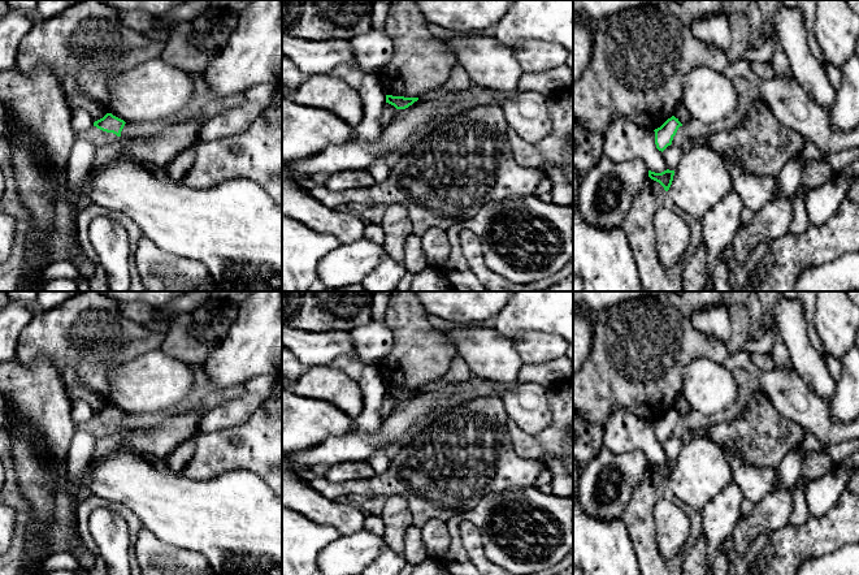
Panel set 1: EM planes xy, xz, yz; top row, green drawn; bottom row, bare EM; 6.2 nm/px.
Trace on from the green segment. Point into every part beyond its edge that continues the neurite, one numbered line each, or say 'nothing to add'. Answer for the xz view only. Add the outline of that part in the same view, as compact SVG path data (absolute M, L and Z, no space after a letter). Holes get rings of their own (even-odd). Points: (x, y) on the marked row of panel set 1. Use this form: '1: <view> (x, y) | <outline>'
nothing to add

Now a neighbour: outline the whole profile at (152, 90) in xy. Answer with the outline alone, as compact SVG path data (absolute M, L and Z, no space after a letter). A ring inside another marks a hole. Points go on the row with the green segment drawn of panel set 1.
M159 57L109 79L107 113L125 122L169 117L187 104L192 91L190 74Z

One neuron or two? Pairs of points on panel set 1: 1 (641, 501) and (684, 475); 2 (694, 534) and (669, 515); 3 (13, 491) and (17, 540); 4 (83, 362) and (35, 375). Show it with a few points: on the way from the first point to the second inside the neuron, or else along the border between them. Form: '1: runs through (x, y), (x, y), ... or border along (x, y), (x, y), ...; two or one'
1: border along (667, 483), (675, 496); two
2: border along (688, 515), (689, 534), (684, 550); two
3: runs through (17, 502), (20, 505), (20, 523), (17, 528); one
4: border along (27, 363), (38, 358), (48, 358), (61, 374); two

